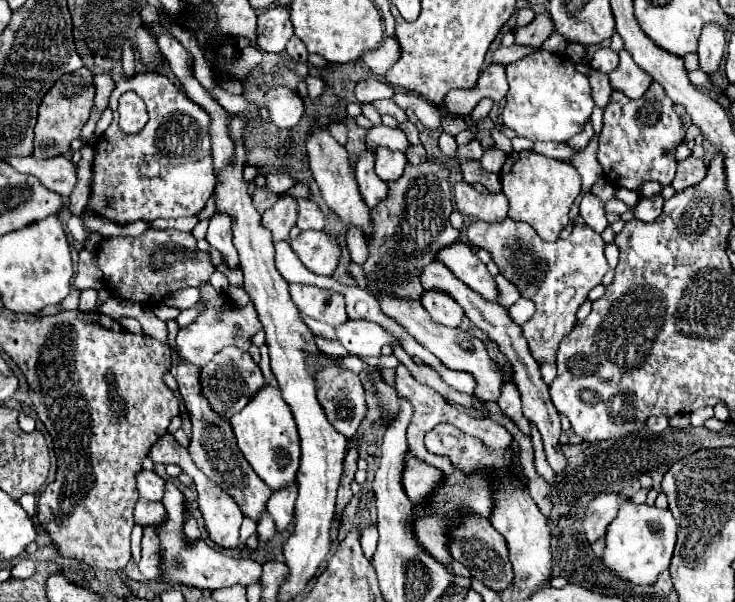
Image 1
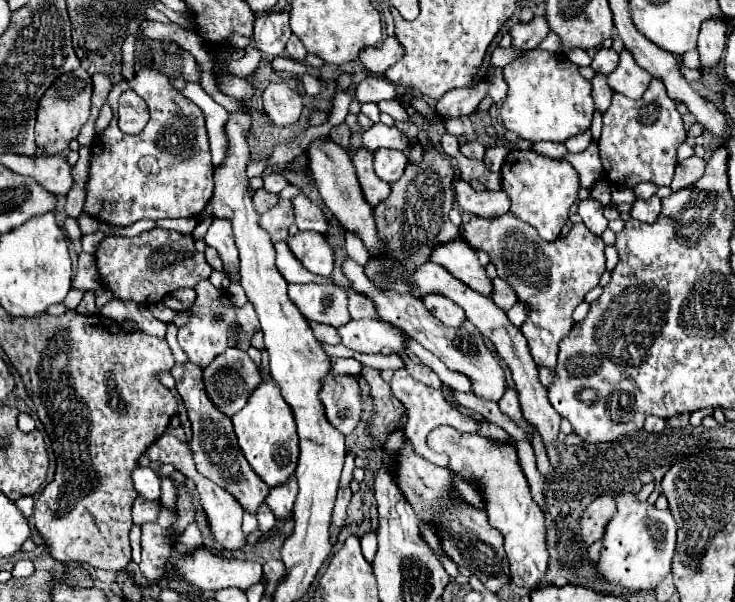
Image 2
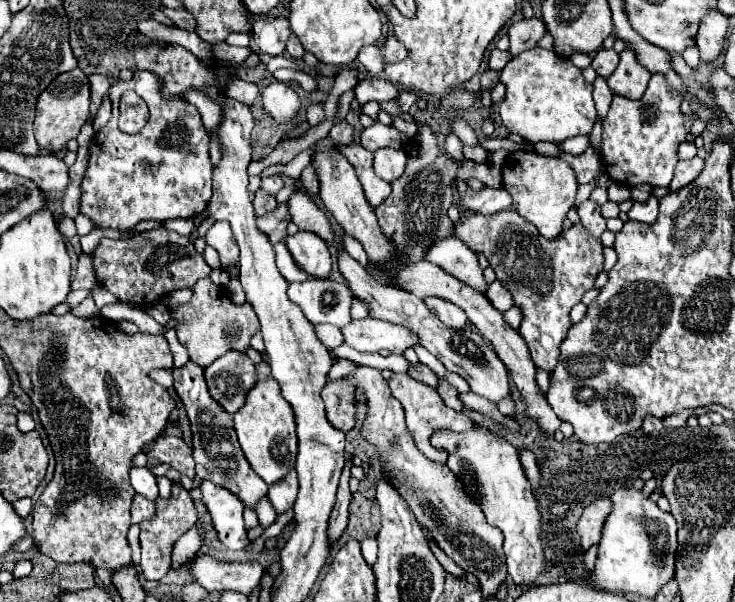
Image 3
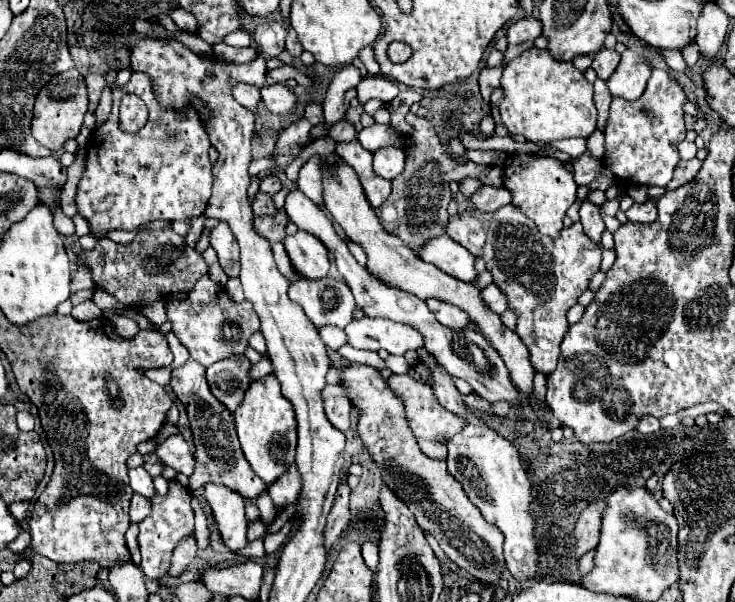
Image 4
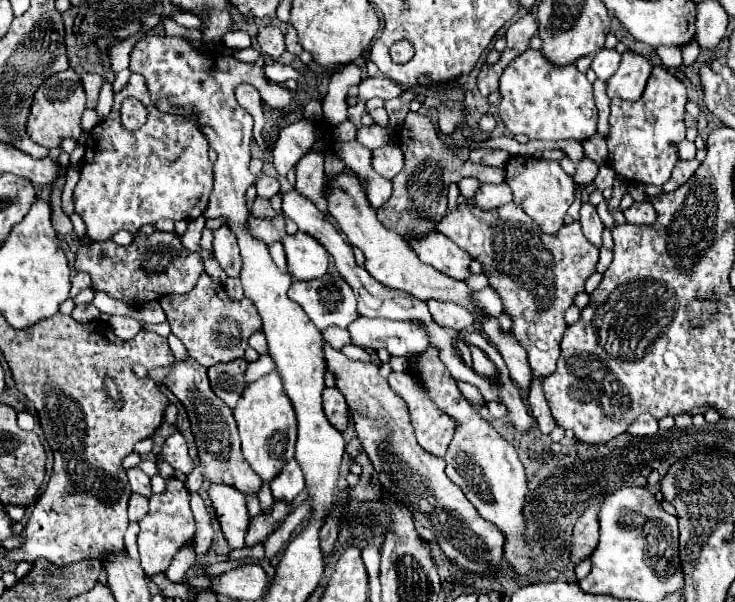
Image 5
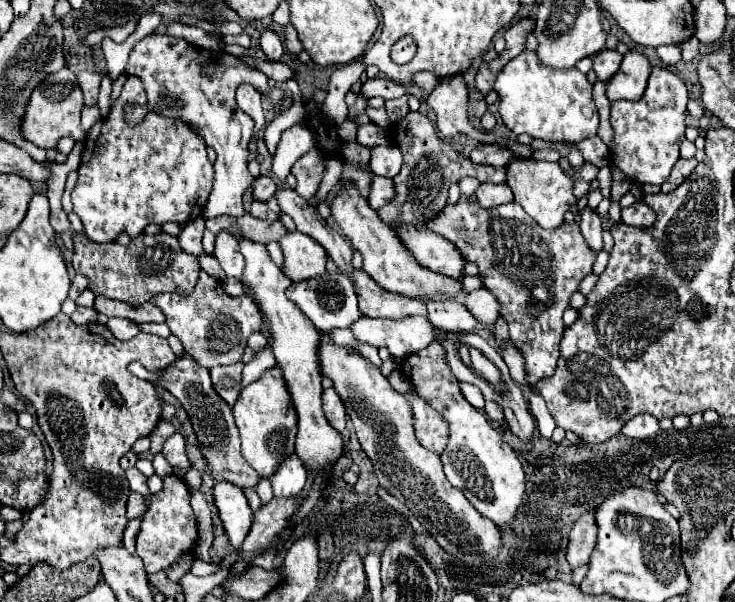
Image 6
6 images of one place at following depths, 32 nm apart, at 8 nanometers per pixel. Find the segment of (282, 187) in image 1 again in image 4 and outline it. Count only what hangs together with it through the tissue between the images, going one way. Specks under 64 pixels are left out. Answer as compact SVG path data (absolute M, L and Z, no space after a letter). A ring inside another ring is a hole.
M262 176L260 178L260 192L274 196L280 188L282 188L282 182L280 182L278 176Z

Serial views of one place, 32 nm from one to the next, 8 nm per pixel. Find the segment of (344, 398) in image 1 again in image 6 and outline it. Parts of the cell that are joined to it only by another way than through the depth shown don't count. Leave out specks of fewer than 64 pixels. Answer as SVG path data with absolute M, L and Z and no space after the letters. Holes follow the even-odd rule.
M334 388L324 390L322 406L324 406L324 414L326 414L330 426L336 428L338 432L342 432L346 428L346 408L344 408L344 402Z

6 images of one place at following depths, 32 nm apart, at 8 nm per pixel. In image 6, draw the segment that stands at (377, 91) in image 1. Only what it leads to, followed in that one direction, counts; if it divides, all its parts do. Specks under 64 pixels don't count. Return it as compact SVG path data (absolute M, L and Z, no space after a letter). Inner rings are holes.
M368 78L362 82L362 88L360 88L360 96L364 98L372 98L372 96L380 96L384 100L390 100L390 98L400 98L404 96L408 90L402 86L402 84L396 84L388 78Z

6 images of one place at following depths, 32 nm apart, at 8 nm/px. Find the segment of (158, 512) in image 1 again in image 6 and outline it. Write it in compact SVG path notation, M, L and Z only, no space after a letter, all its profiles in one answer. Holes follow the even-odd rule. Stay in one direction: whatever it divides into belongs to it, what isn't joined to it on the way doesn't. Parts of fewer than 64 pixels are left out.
M130 492L126 508L128 508L128 520L134 520L134 518L142 518L142 516L146 514L146 510L148 510L144 496L140 496L140 494L136 494L136 492Z

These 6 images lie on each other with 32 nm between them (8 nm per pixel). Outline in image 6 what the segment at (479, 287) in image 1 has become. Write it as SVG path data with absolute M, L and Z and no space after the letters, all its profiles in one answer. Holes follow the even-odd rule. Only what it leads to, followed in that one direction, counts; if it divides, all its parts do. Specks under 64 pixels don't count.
M404 226L398 230L406 248L416 256L420 264L432 268L450 278L460 278L468 260L464 260L462 252L448 242L444 236L432 230L416 230L412 226Z

